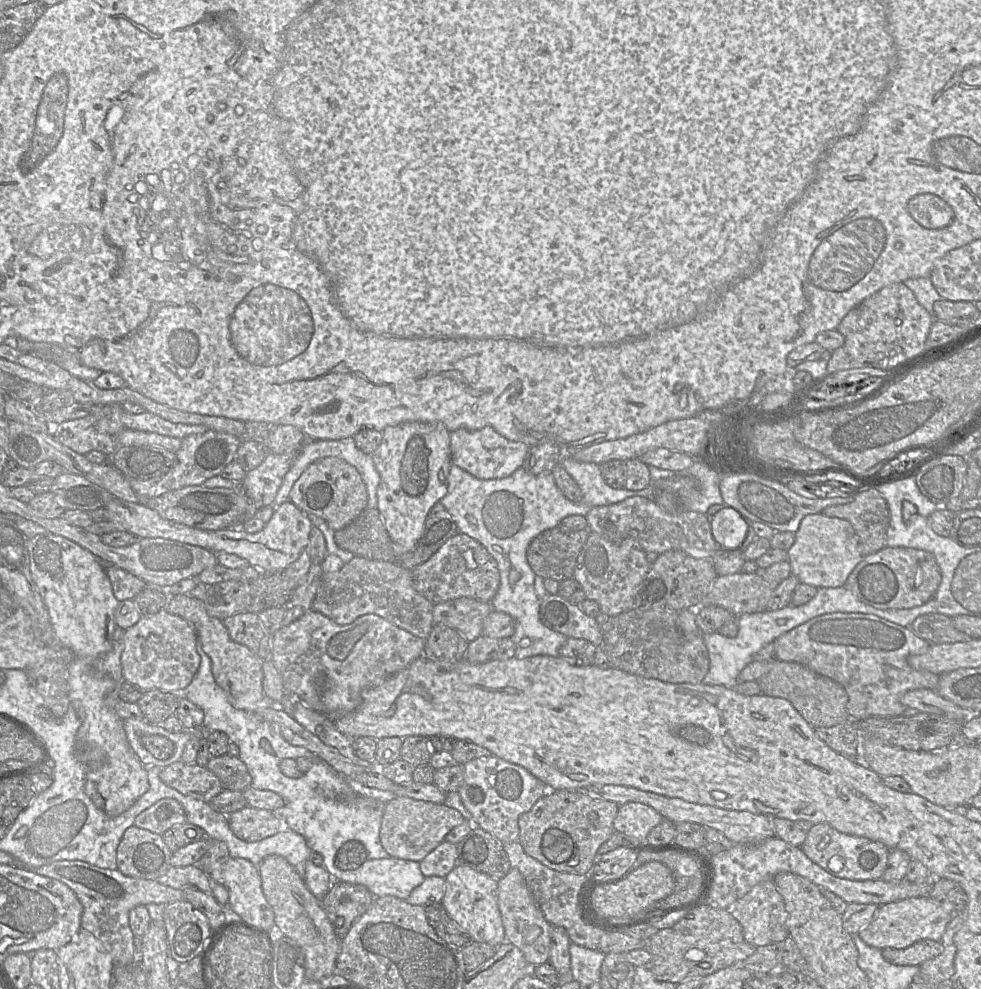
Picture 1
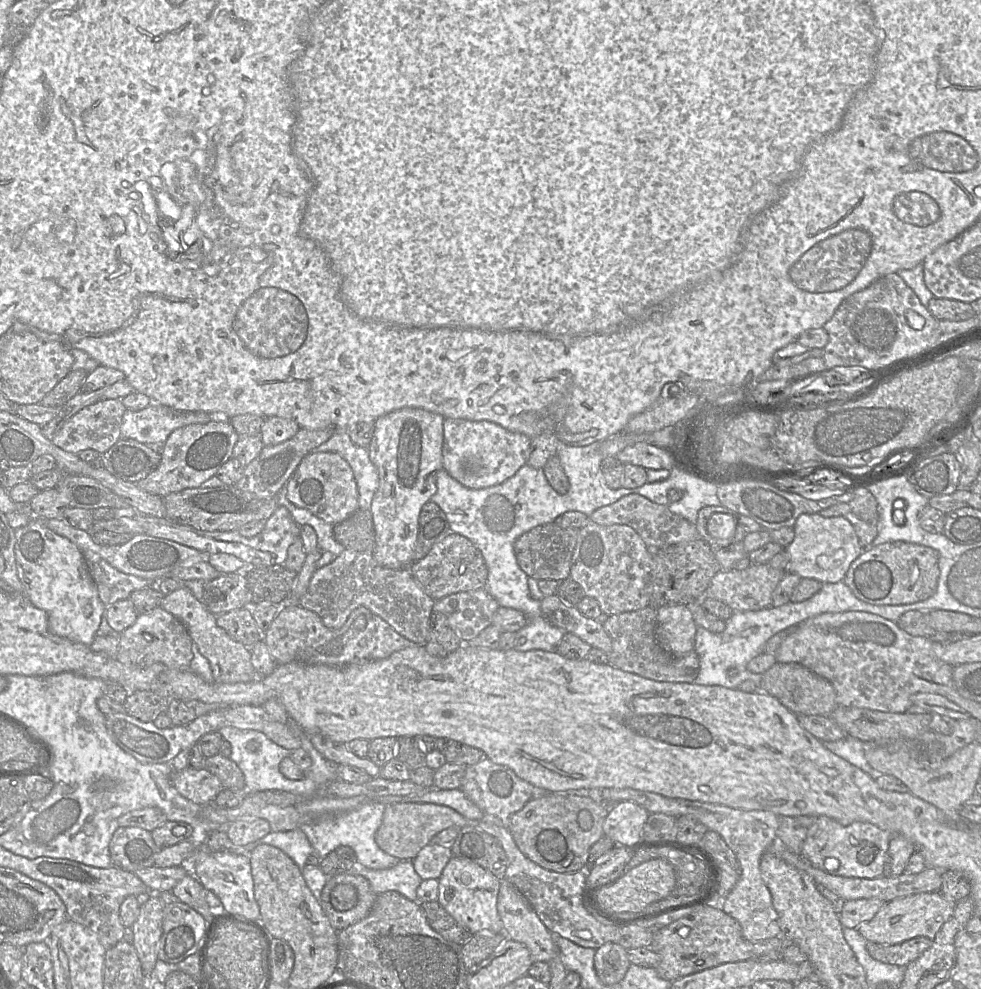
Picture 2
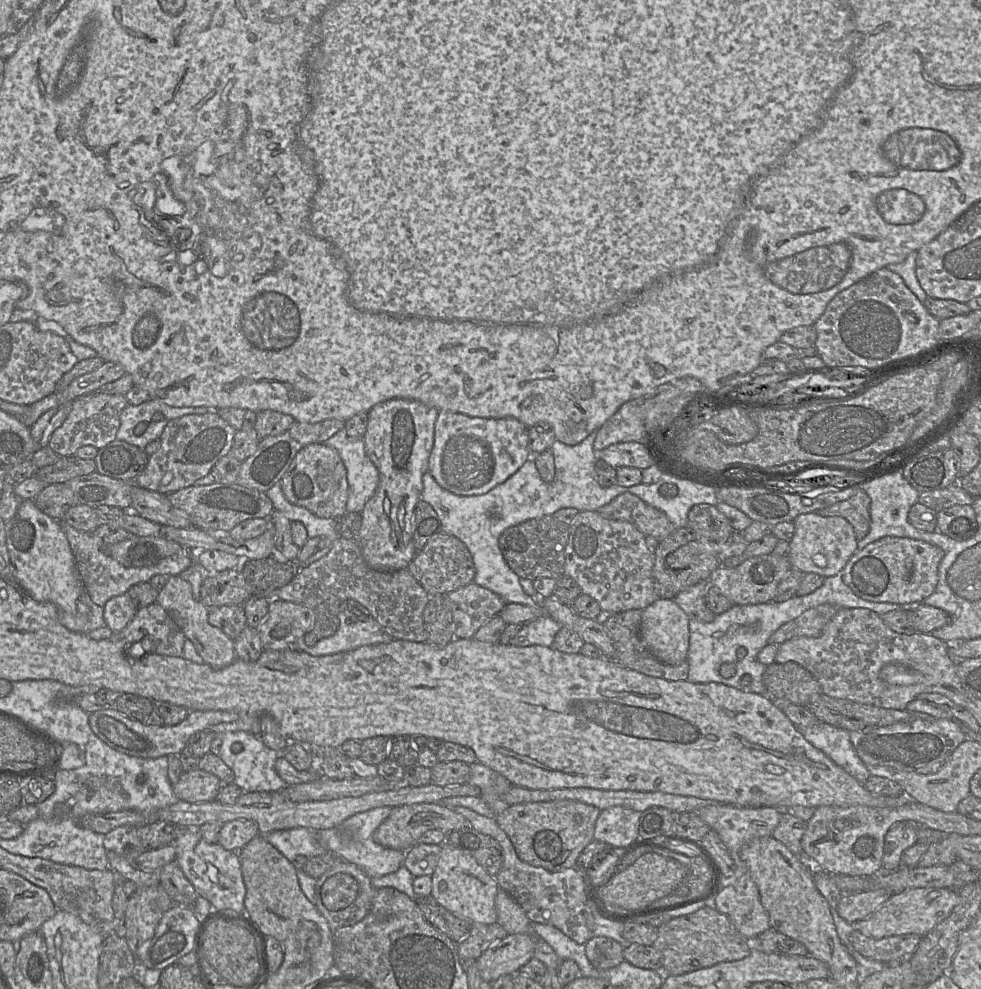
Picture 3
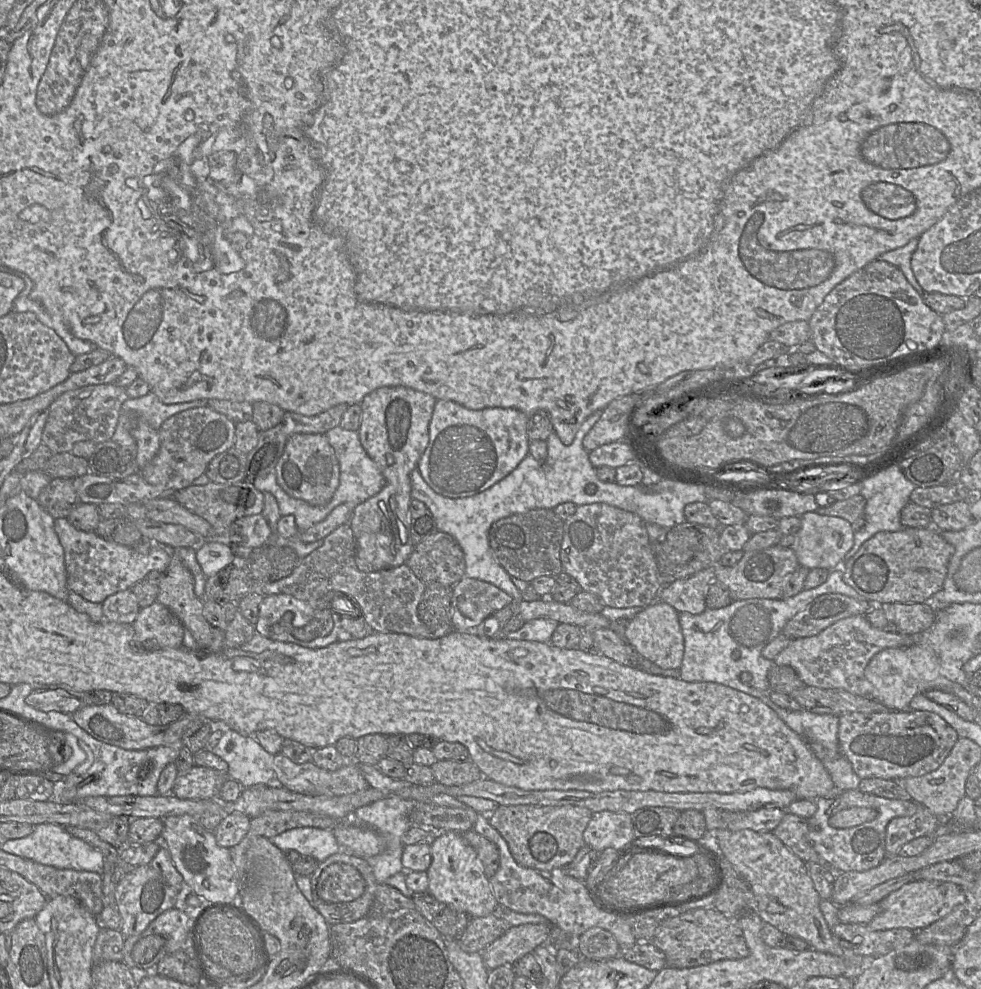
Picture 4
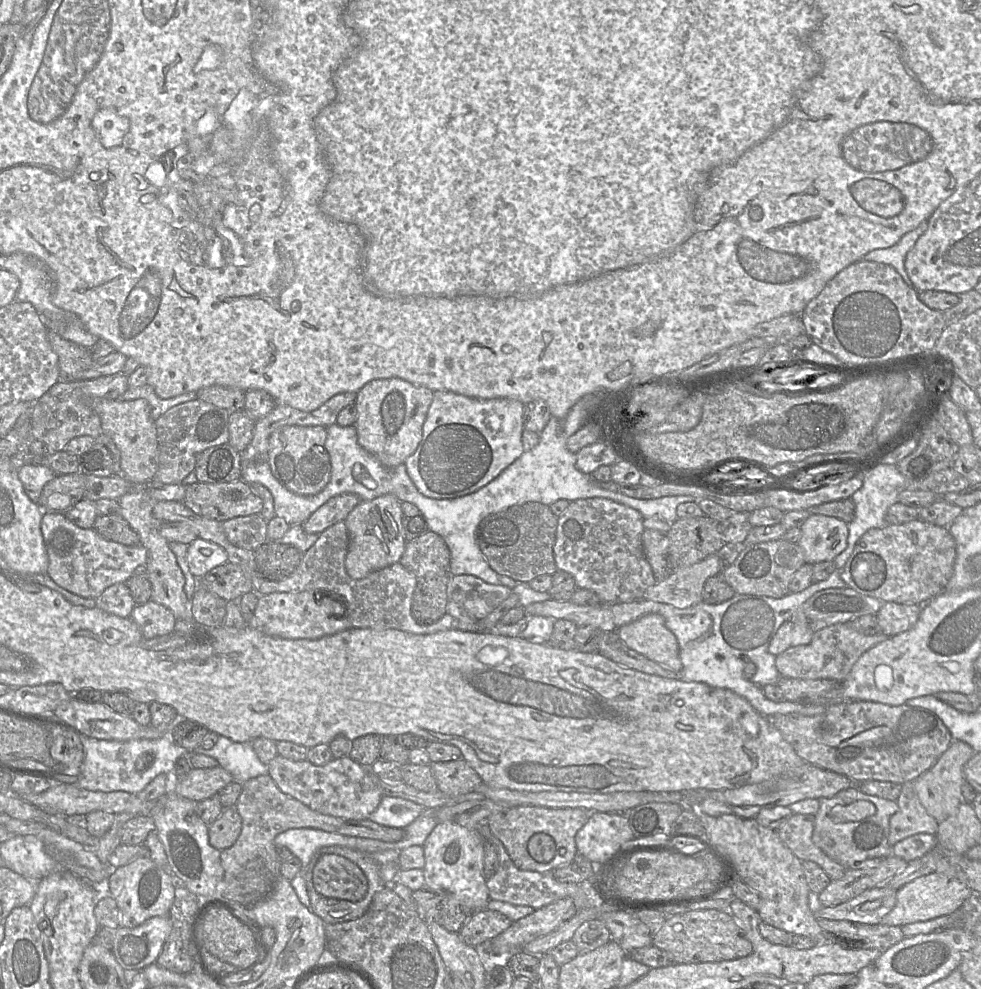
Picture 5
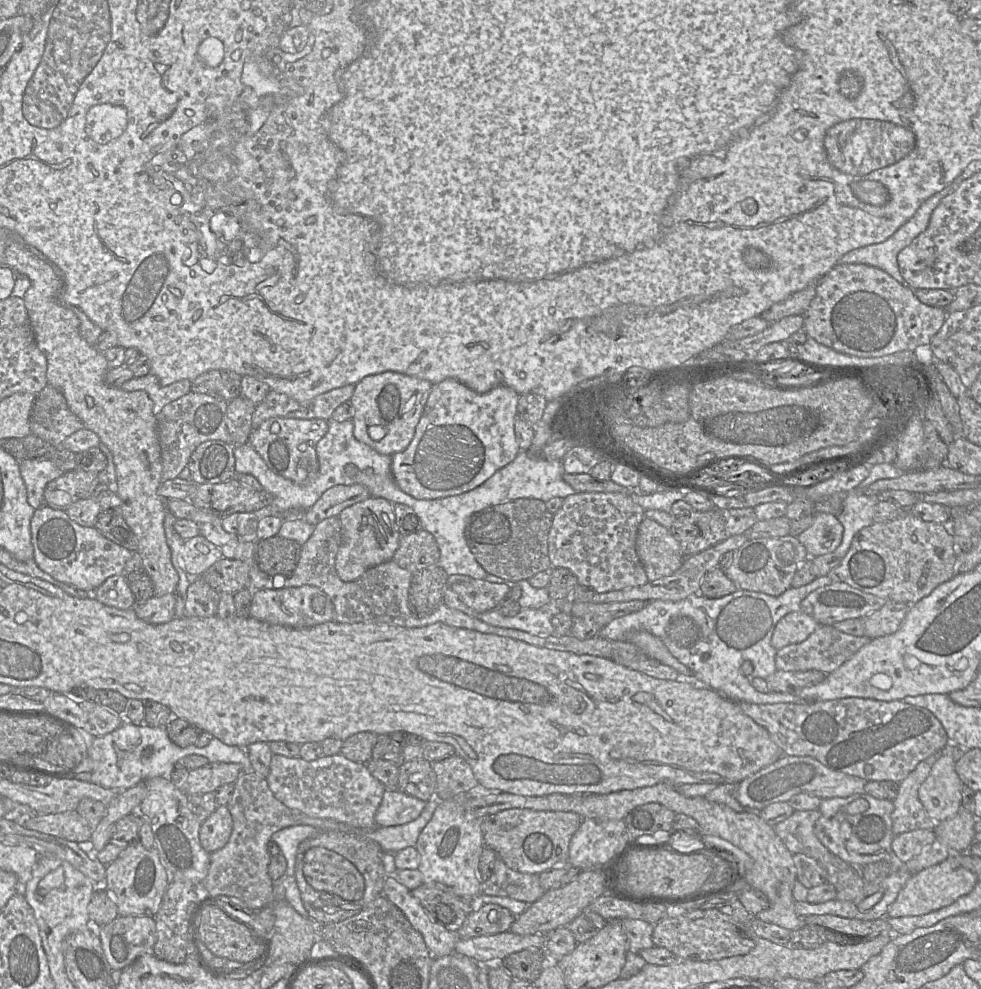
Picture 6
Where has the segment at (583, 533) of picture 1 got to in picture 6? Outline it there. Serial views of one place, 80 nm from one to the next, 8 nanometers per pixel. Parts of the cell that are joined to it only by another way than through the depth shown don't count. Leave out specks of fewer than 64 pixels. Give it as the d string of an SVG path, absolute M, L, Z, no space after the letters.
M518 498L473 513L466 523L464 536L471 553L487 573L518 582L541 571L551 571L548 534L552 519L542 500Z

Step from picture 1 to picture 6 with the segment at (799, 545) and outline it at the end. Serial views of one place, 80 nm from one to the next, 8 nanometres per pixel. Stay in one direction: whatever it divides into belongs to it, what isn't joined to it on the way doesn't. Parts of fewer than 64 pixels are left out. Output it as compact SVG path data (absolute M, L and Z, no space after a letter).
M816 513L813 523L801 534L798 541L806 548L809 557L834 552L840 545L843 525L830 513Z

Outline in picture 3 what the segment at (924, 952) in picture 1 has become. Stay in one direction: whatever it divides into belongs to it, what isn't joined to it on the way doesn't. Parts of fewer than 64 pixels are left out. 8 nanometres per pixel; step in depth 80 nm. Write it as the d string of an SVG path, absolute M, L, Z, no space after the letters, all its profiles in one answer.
M854 930L850 935L850 942L862 956L889 963L910 960L921 938L916 934L903 934L874 939Z

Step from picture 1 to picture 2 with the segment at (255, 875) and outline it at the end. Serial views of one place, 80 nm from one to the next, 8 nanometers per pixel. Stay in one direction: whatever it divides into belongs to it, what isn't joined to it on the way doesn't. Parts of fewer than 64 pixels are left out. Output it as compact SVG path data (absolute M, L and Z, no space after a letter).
M200 845L180 866L184 866L189 875L219 898L225 914L262 925L259 922L260 911L254 897L254 884L248 856L226 850L212 852Z

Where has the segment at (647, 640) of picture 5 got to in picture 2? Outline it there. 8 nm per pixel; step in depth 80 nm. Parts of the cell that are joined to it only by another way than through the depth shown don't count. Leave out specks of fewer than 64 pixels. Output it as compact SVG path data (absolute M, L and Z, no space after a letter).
M667 604L656 610L656 637L662 648L676 657L692 651L697 624L688 606Z

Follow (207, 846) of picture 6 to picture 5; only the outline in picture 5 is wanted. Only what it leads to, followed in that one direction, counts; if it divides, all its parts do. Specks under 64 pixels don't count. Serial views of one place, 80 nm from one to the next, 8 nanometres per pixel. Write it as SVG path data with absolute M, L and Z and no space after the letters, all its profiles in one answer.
M226 807L219 818L208 826L209 843L222 851L231 847L238 839L242 829L242 819L236 808Z

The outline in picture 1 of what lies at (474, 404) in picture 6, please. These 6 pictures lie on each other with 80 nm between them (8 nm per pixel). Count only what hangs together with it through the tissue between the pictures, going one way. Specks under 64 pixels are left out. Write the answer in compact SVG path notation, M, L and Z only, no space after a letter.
M492 427L479 430L457 429L449 432L452 464L481 480L501 479L522 467L530 446L524 442L512 441L499 434Z

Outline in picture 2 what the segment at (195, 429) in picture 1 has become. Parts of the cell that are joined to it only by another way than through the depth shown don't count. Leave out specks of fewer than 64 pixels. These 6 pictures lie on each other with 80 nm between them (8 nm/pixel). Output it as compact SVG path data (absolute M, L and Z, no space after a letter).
M152 402L140 411L126 409L121 422L121 437L142 444L165 443L176 429L190 424L206 424L211 420L226 421L223 413L203 411L175 411L160 403Z

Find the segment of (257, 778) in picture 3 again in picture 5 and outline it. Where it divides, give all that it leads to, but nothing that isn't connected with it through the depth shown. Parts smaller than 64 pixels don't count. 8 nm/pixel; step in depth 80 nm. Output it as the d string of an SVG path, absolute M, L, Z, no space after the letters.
M219 735L210 749L198 747L195 753L201 753L217 760L219 765L231 774L238 783L268 774L268 764L262 763L250 742L235 742Z

